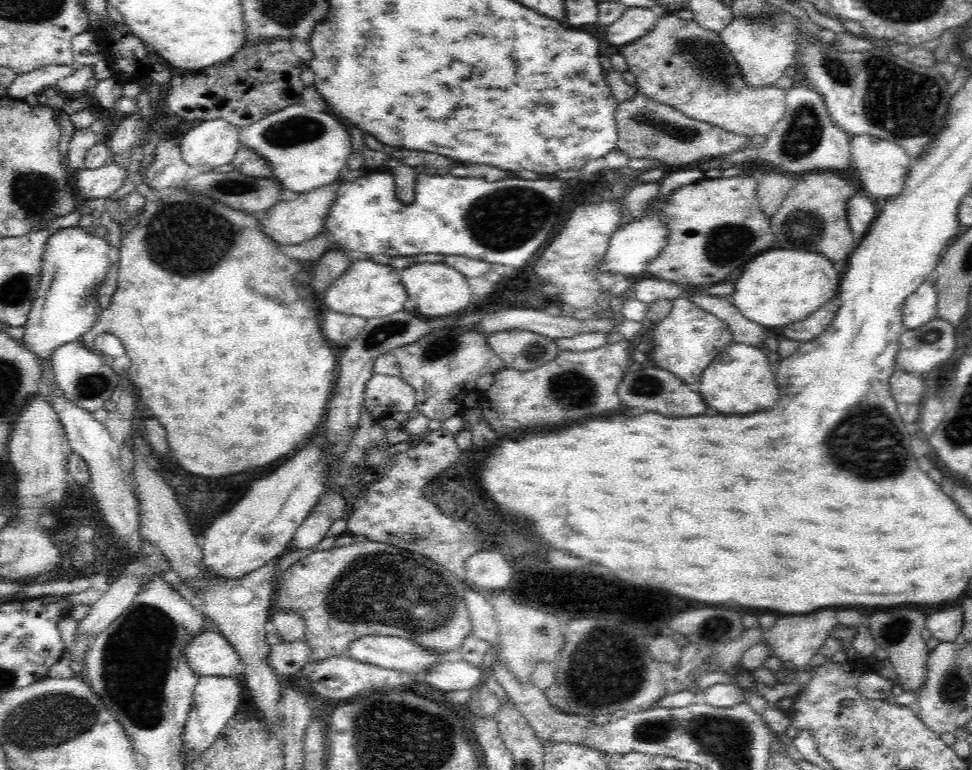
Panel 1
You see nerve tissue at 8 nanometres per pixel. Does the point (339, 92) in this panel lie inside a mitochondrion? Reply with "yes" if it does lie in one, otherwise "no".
no

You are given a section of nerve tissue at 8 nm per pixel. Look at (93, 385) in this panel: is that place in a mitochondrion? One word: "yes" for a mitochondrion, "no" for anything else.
yes

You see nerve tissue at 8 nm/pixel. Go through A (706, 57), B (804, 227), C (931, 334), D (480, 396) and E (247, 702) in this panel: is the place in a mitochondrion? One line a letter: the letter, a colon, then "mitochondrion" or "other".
A: mitochondrion
B: mitochondrion
C: mitochondrion
D: other
E: other

